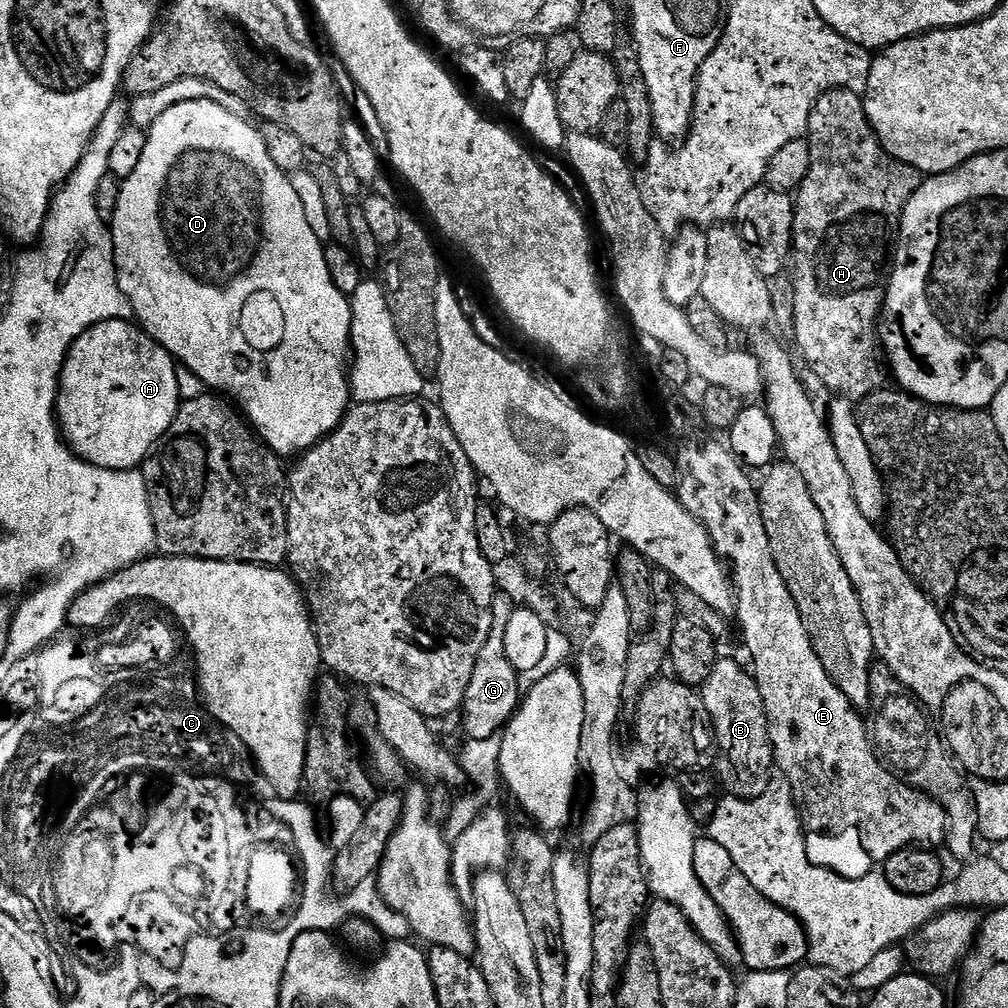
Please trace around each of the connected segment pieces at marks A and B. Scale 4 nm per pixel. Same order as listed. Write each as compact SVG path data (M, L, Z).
M107 320L101 324L95 324L92 328L87 328L79 338L72 343L72 348L68 352L68 357L64 363L64 369L60 375L60 400L62 401L62 435L69 448L84 460L87 464L93 464L106 470L115 472L131 472L139 469L144 461L148 459L150 453L167 437L168 428L174 422L176 412L182 403L180 391L178 390L177 361L172 359L172 355L167 352L157 340L153 340L143 328L128 320Z
M717 659L710 678L702 686L704 705L714 733L714 744L718 752L720 748L715 775L718 777L719 787L721 784L728 791L725 793L736 798L747 797L753 791L751 788L759 782L760 775L774 764L762 694L756 685L755 675L745 665L744 668L732 660Z

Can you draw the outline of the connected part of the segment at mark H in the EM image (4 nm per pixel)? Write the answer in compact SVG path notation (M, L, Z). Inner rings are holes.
M832 88L814 106L810 112L810 122L806 139L810 146L810 174L800 183L794 196L796 217L794 218L794 230L792 231L792 246L794 249L794 264L796 260L796 281L792 284L792 328L796 331L796 344L804 355L806 363L812 367L812 372L829 388L845 400L859 402L868 397L872 392L877 392L885 387L884 372L886 376L886 364L882 359L882 345L878 335L878 321L884 311L884 297L888 295L888 281L890 279L890 265L894 260L894 249L900 235L900 223L904 217L906 206L910 198L922 183L921 173L911 168L906 162L895 160L884 148L884 144L876 136L872 123L868 121L868 115L864 109L864 96L859 92L851 92L848 88Z

